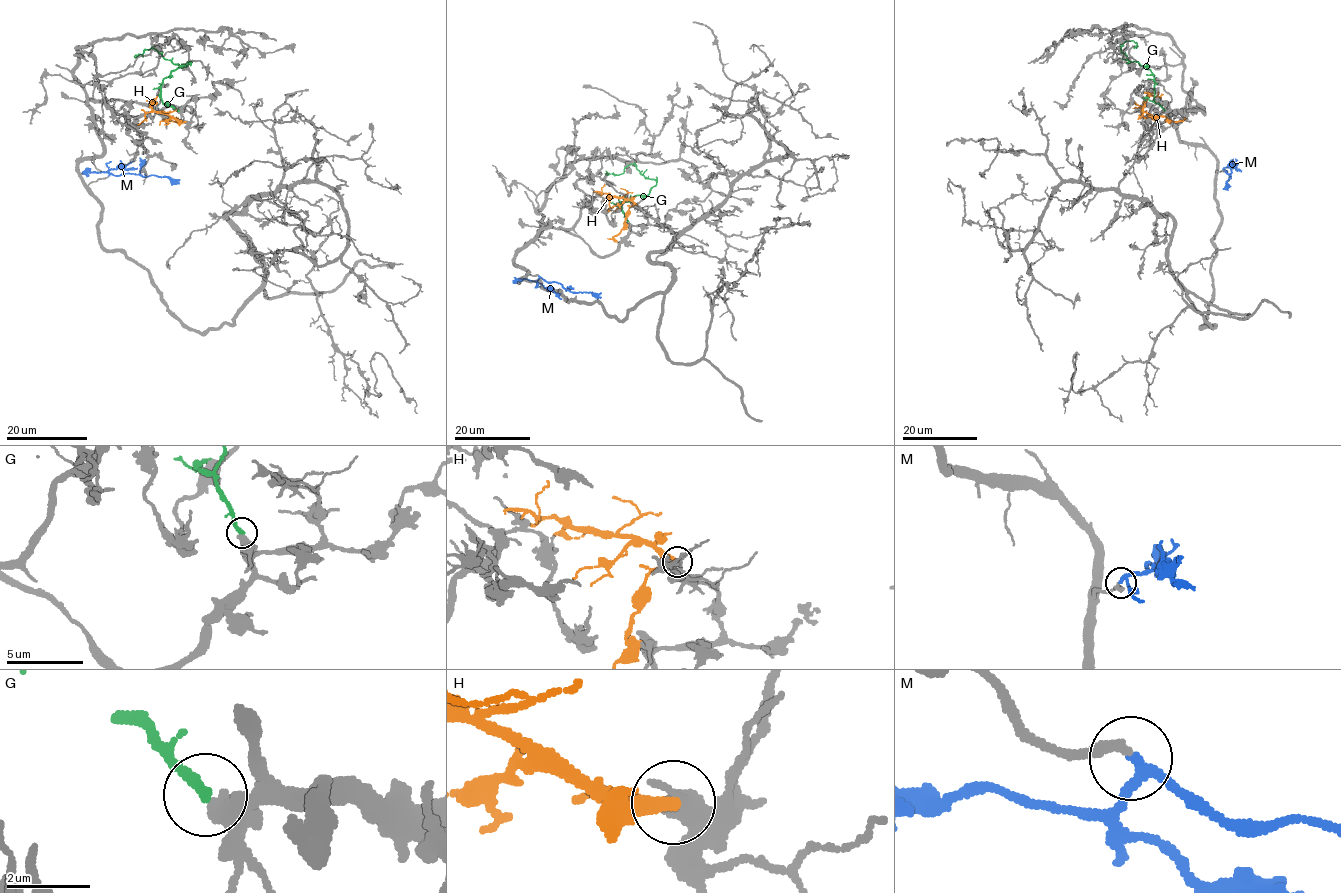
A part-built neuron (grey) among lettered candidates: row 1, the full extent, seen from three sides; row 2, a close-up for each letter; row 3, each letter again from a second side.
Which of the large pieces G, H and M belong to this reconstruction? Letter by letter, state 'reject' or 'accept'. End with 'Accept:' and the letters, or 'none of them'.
G: reject
H: reject
M: accept
Accept: M

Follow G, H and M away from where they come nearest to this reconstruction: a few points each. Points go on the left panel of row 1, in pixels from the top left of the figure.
G: (178, 111), (161, 99), (162, 81), (173, 71), (191, 63), (174, 64), (152, 47), (134, 56)
H: (185, 122), (167, 114), (147, 112), (146, 121)
M: (108, 175), (169, 177), (179, 183)

